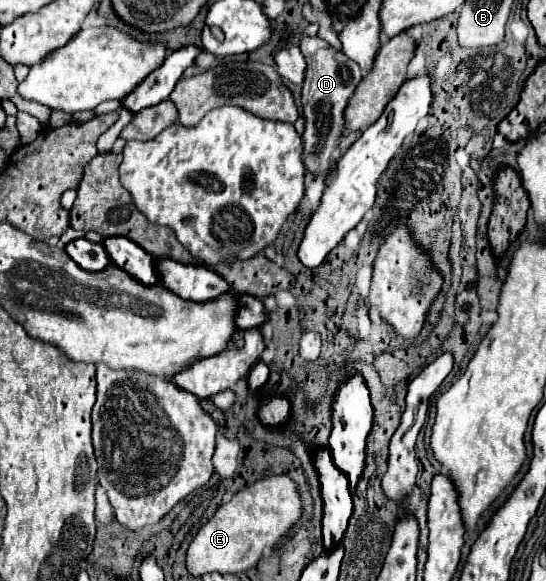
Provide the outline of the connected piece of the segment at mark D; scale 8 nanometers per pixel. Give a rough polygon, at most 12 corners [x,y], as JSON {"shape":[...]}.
{"shape":[[301,34],[303,162],[325,178],[361,68]]}

